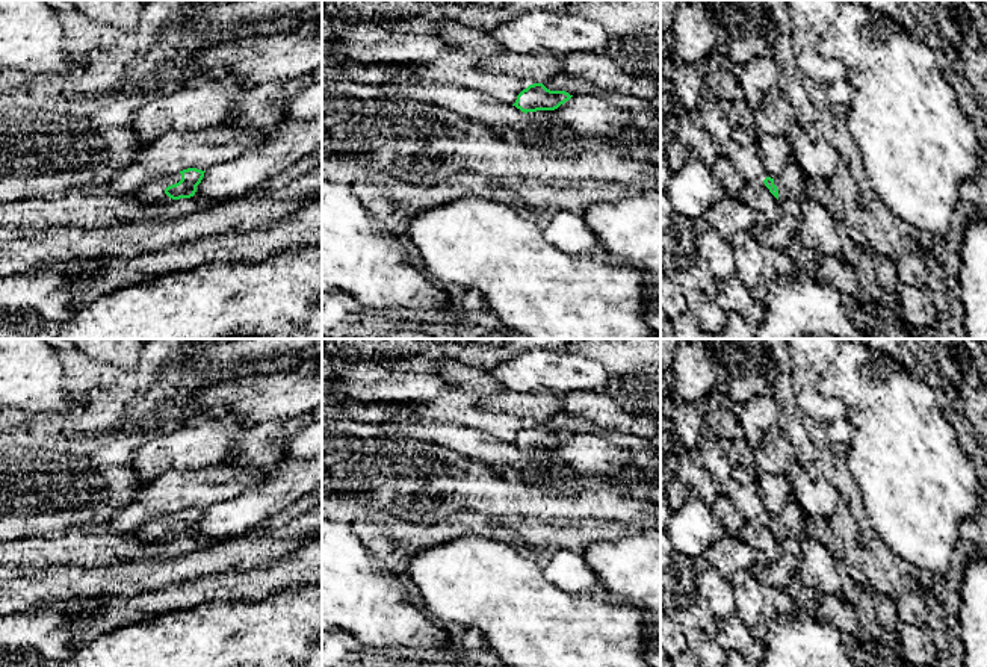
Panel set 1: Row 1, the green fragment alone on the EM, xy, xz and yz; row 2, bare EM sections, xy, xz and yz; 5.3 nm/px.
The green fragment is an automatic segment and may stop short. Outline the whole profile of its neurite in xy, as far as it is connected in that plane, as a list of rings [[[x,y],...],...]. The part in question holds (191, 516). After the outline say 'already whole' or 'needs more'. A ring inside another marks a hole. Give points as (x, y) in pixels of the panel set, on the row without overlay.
[[[187,507],[180,511],[160,514],[131,534],[141,541],[160,541],[168,537],[190,537],[195,534],[196,525],[201,522],[204,511],[206,510],[196,507]]]; needs more

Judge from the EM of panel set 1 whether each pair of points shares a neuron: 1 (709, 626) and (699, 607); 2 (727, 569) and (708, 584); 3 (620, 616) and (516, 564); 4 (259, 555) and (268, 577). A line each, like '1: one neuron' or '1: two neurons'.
1: one neuron
2: two neurons
3: one neuron
4: two neurons

